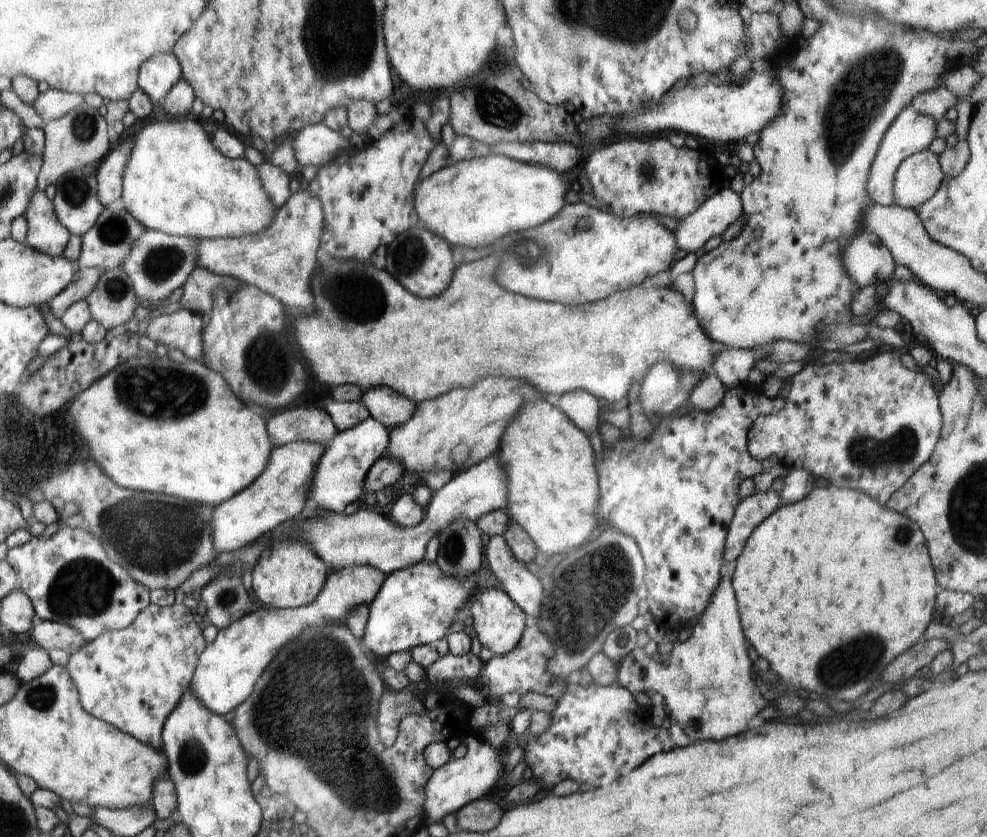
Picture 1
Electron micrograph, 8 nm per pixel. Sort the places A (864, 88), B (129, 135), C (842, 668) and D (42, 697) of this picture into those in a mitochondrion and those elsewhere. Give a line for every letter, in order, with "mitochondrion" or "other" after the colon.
A: mitochondrion
B: other
C: mitochondrion
D: mitochondrion

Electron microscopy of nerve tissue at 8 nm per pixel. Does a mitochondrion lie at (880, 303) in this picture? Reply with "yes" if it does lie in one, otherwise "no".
no

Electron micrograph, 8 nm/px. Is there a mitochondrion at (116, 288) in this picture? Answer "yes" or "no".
yes

